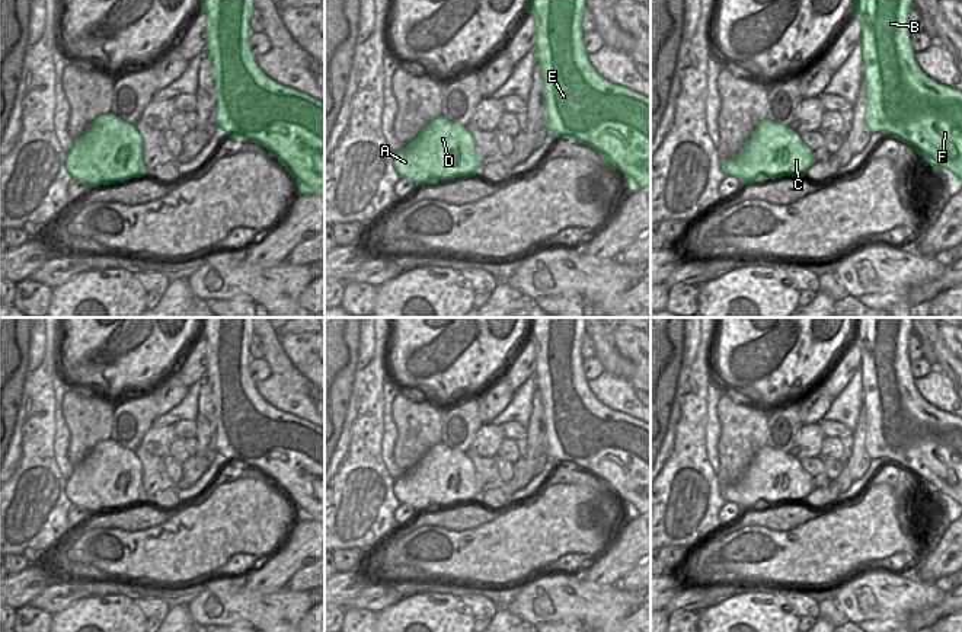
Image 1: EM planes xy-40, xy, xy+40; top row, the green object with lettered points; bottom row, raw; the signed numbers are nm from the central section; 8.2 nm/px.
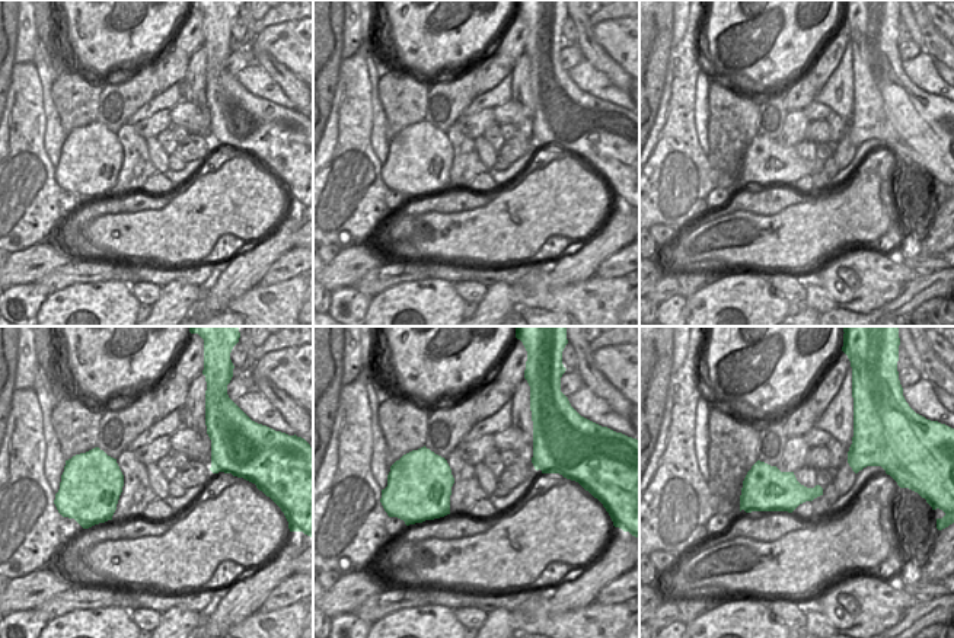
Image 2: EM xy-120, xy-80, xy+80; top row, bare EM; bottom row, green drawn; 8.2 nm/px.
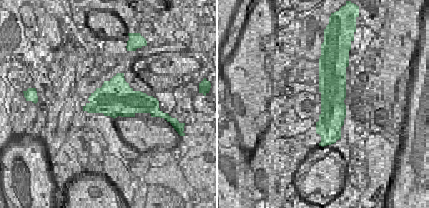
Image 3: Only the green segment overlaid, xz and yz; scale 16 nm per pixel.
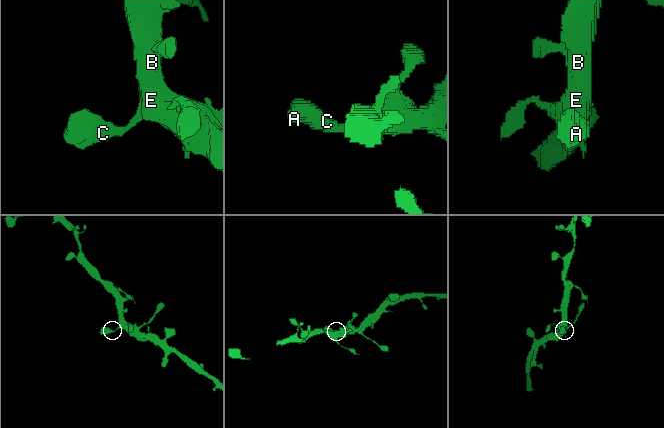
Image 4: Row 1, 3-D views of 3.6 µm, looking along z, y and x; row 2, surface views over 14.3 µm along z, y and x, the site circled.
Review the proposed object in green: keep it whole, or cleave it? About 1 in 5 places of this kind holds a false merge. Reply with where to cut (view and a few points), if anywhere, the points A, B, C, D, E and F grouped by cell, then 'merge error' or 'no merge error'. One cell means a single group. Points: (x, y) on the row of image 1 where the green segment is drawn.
cut none; groups A B C D E F; no merge error

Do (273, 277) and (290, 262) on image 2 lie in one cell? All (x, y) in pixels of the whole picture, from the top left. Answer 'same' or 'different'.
same

